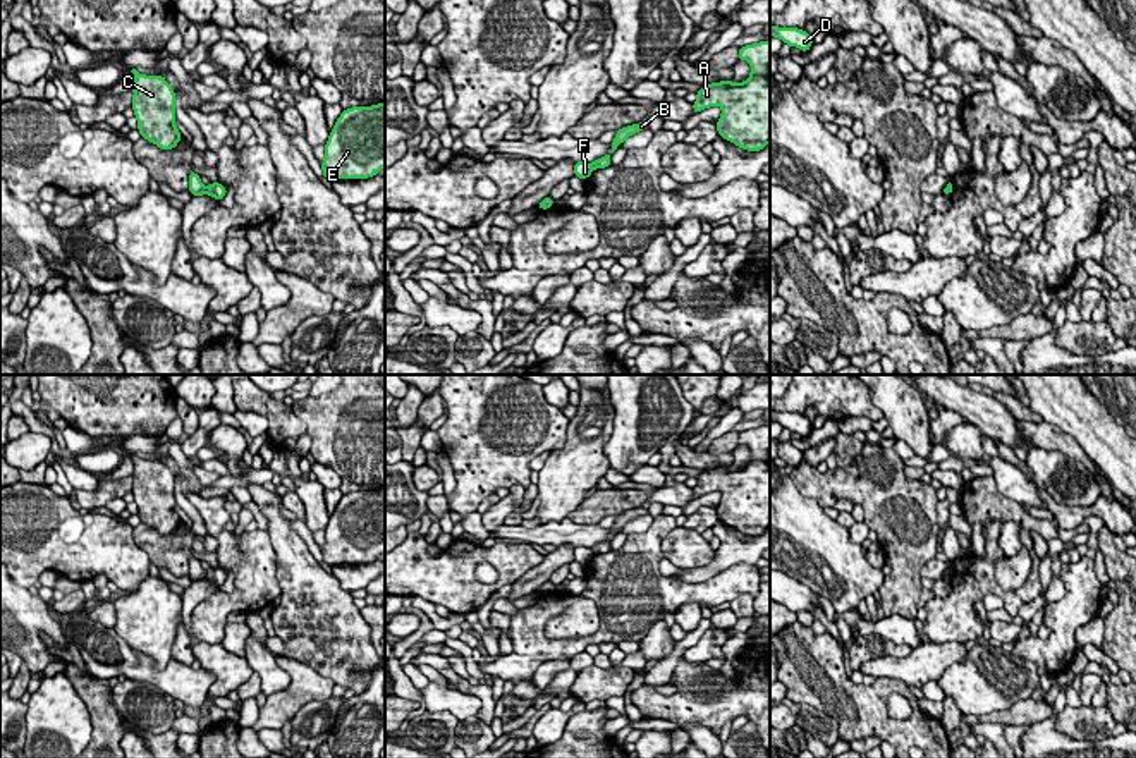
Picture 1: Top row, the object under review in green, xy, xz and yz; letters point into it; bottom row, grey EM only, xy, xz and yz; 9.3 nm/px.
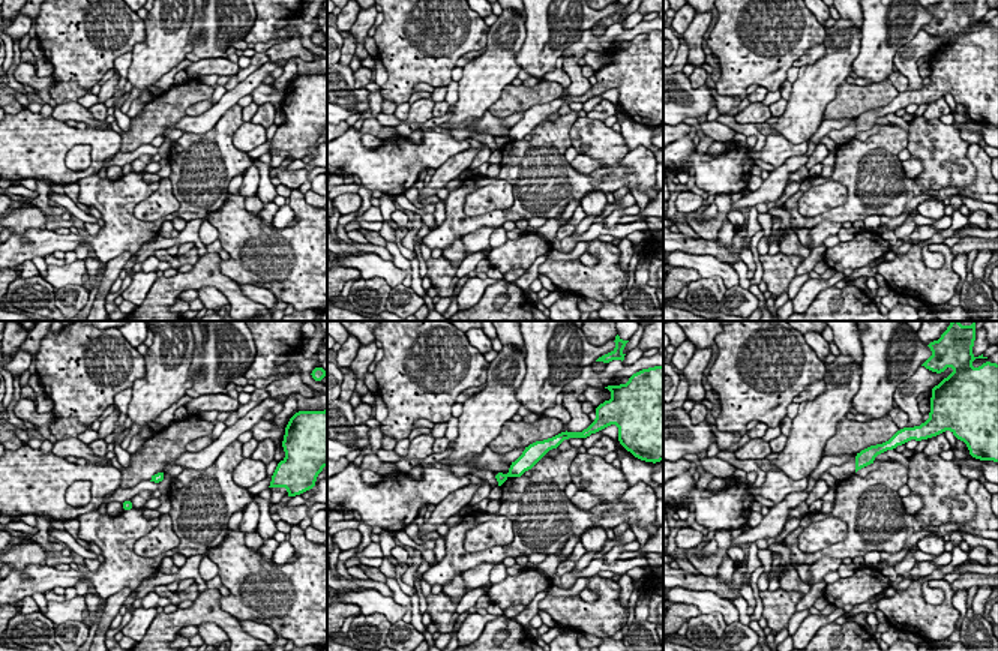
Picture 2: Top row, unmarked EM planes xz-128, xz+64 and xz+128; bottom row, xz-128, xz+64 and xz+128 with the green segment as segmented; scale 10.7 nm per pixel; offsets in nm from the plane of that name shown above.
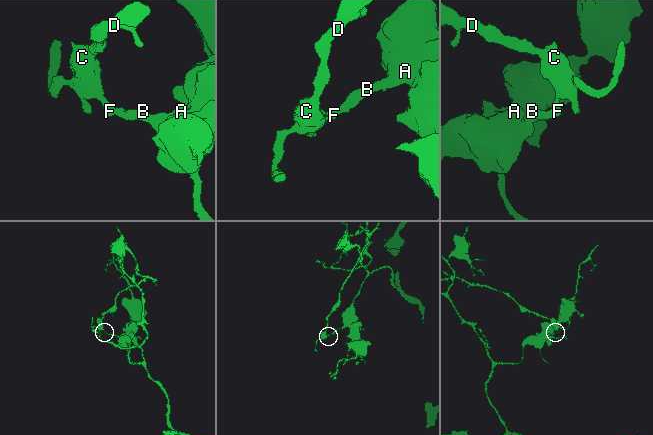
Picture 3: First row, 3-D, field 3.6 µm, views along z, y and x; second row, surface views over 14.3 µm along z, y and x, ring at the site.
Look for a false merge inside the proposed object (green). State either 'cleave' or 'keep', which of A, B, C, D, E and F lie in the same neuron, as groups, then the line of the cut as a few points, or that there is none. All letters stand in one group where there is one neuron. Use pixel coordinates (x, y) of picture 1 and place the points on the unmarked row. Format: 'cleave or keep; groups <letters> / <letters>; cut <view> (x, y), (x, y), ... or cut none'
cleave; groups A B E / C D F; cut xy (205, 573), (207, 578)

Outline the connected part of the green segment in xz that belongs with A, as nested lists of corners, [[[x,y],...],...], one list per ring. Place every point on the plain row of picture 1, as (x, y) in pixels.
[[[770,426],[741,431],[737,445],[749,449],[749,462],[705,469],[693,497],[718,490],[718,521],[746,536],[761,536],[770,528]]]

